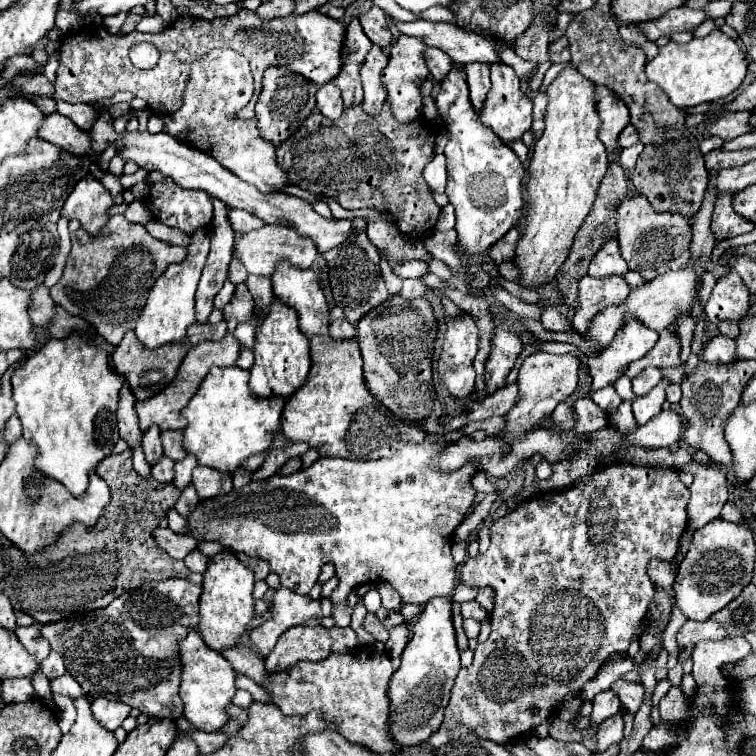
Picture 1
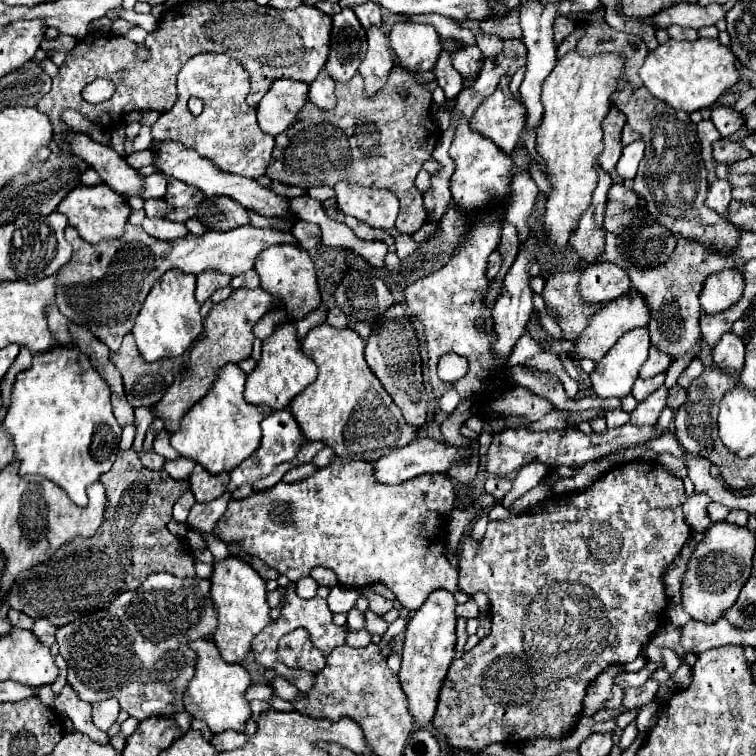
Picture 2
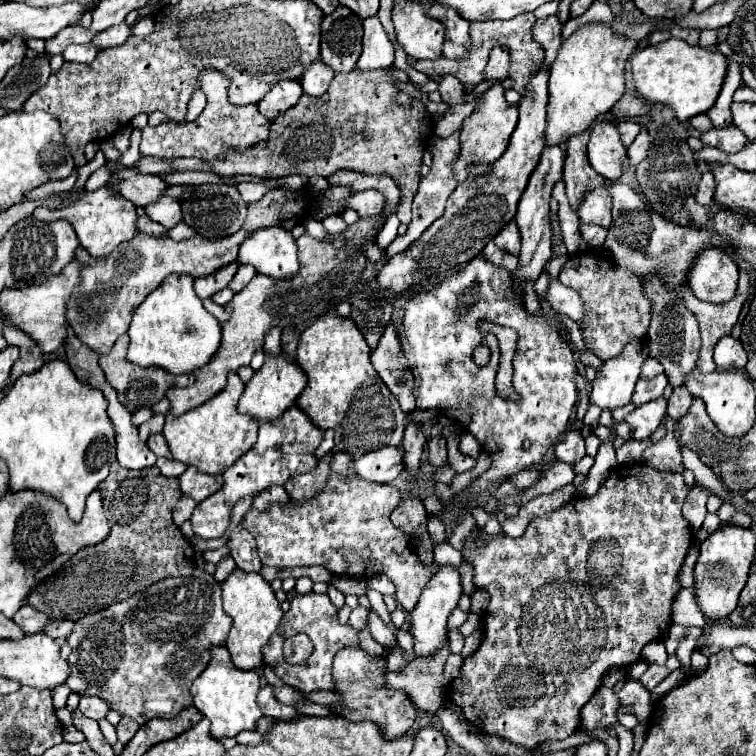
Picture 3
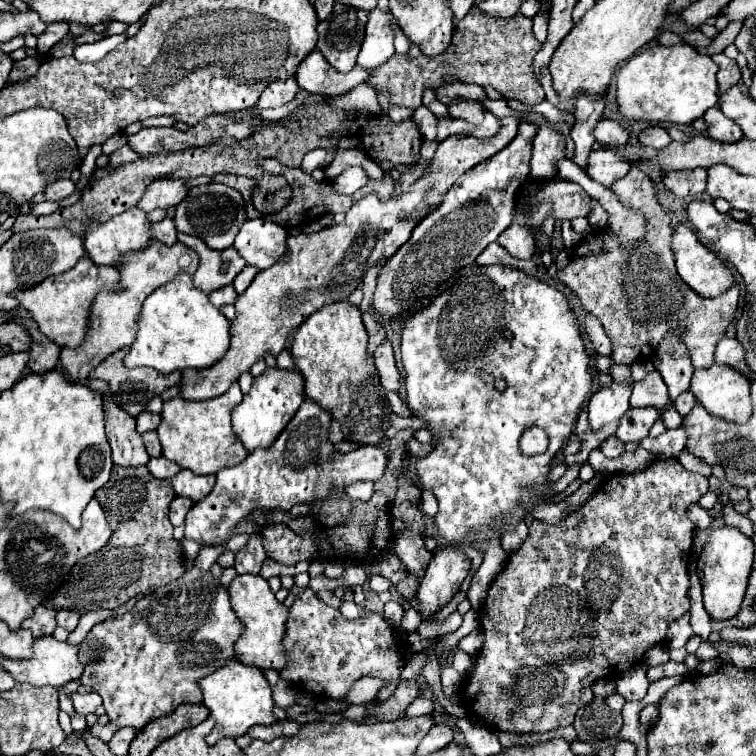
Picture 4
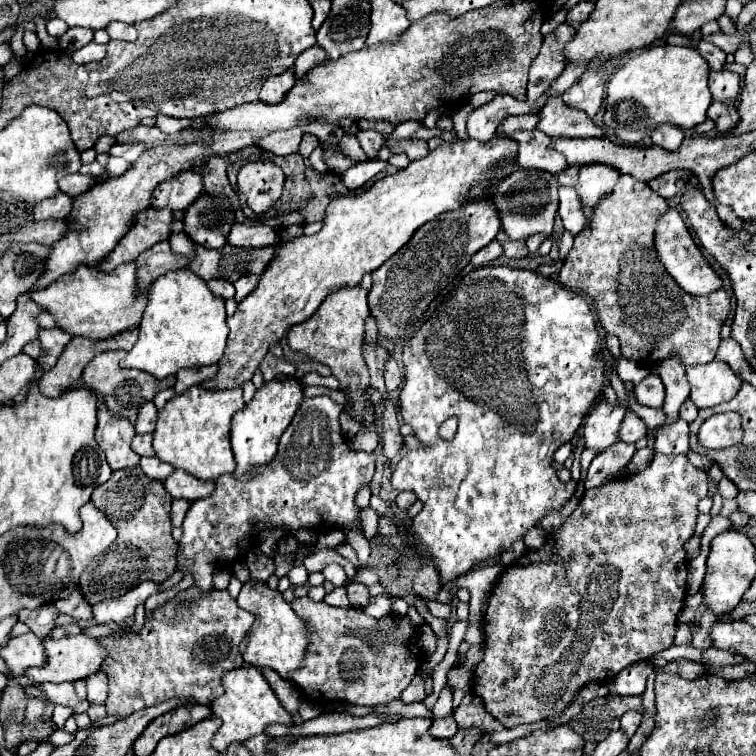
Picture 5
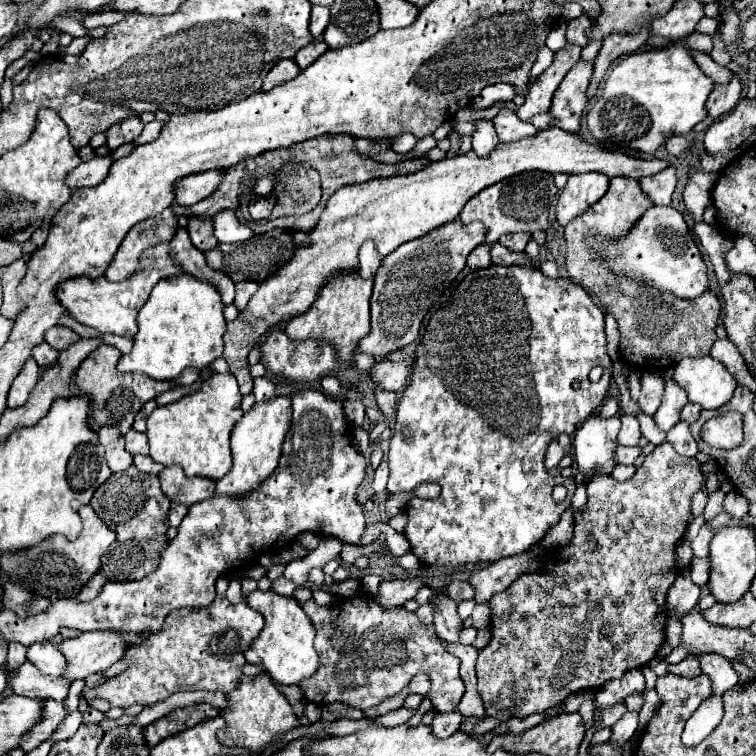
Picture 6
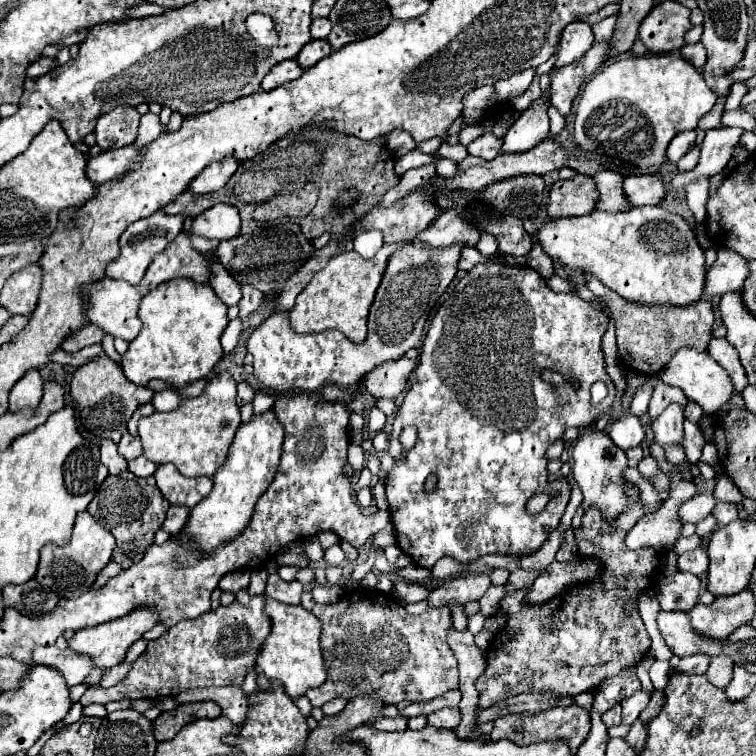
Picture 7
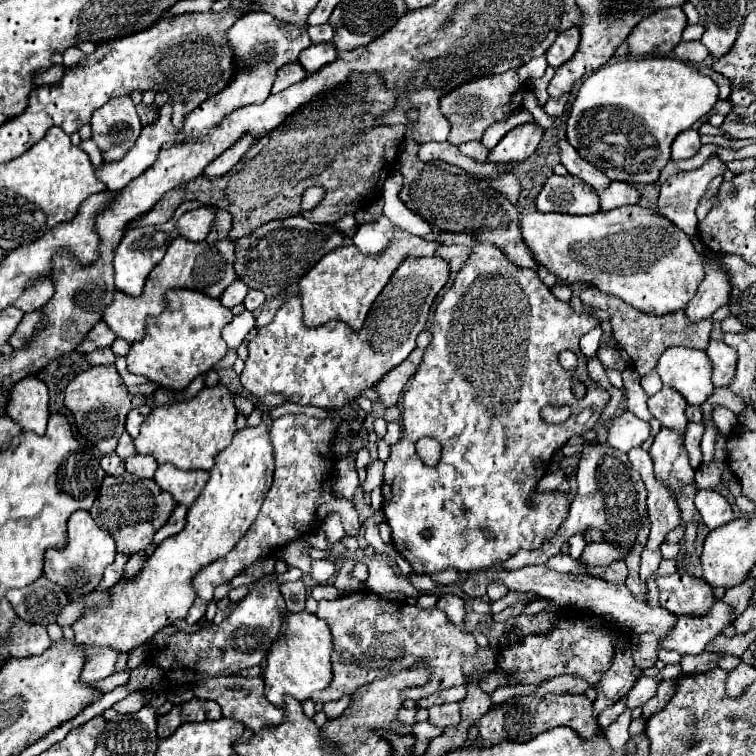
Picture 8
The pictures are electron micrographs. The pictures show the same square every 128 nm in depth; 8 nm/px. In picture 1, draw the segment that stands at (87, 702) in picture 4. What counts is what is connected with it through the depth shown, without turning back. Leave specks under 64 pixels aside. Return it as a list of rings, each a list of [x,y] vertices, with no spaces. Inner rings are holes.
[[[96,698],[96,700],[92,700],[92,712],[94,712],[94,718],[106,730],[114,732],[122,724],[122,720],[130,714],[130,708],[128,708],[128,704],[112,702],[106,698]]]

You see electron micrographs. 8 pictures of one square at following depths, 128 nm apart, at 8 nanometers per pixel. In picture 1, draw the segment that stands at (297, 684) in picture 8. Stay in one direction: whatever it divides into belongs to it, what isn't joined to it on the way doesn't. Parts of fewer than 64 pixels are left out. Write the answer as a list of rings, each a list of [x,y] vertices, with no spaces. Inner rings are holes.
[[[220,552],[210,558],[204,572],[202,596],[200,596],[200,636],[216,650],[224,652],[240,644],[240,638],[250,630],[250,622],[256,618],[254,612],[254,572],[246,568],[232,552]]]

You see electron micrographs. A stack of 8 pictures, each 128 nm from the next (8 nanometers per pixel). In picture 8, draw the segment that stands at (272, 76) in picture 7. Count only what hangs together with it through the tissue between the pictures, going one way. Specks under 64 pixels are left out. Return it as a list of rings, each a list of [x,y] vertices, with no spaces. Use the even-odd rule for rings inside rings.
[[[296,62],[296,64],[286,64],[284,68],[280,68],[280,76],[276,76],[276,84],[272,86],[272,92],[282,92],[286,88],[290,88],[292,84],[298,84],[306,78],[306,70]]]

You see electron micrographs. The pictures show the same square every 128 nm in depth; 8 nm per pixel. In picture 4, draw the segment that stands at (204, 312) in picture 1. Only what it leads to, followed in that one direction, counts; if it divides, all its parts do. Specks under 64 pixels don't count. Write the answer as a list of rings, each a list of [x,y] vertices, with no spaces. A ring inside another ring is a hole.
[[[178,234],[178,240],[198,254],[200,264],[198,264],[198,270],[194,272],[194,284],[206,294],[220,286],[232,284],[238,272],[244,270],[246,266],[244,258],[236,252],[234,246],[226,250],[212,250],[200,238],[188,236],[188,234]]]

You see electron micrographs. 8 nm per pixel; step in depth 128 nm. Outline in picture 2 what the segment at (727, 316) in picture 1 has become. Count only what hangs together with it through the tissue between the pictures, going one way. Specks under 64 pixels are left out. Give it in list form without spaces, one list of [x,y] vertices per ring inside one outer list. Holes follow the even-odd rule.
[[[730,268],[728,272],[710,274],[700,292],[700,306],[708,314],[722,312],[736,304],[736,298],[742,296],[744,278],[740,270]]]

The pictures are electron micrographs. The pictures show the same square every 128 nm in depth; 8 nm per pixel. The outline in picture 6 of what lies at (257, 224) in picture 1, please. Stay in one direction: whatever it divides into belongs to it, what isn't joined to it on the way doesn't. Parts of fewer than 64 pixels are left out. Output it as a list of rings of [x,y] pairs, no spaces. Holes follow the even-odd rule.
[[[190,218],[188,220],[188,234],[190,234],[190,240],[192,244],[206,252],[206,250],[212,250],[216,248],[218,240],[212,236],[212,224],[210,220],[202,220],[202,218]]]

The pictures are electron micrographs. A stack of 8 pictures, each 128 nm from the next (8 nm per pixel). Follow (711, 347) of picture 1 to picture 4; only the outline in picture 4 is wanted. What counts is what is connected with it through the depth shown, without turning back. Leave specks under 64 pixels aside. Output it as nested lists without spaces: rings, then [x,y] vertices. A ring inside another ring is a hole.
[[[722,338],[716,346],[716,364],[726,364],[738,372],[742,372],[746,378],[750,378],[750,368],[748,364],[744,362],[744,348],[742,344],[734,338]]]

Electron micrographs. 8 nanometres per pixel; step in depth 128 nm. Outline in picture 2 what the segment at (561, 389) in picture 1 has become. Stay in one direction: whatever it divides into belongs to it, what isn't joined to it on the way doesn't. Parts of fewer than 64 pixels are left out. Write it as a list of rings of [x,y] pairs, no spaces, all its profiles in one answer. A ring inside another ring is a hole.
[[[632,290],[630,294],[624,294],[616,300],[612,300],[612,304],[608,304],[608,308],[604,308],[604,312],[598,312],[590,320],[588,328],[584,330],[584,336],[580,340],[576,340],[576,354],[570,354],[570,356],[572,358],[590,358],[590,360],[598,362],[624,332],[628,332],[636,326],[648,326],[648,320],[650,320],[650,316],[648,316],[644,298],[640,296],[640,292]]]

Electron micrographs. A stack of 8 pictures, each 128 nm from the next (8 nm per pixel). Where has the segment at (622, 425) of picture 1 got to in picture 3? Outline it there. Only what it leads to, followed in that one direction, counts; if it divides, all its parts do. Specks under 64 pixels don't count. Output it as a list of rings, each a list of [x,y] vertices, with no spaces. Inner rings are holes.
[[[600,444],[600,450],[594,458],[594,466],[588,472],[588,478],[584,484],[578,486],[578,494],[582,498],[590,498],[598,492],[598,488],[604,484],[604,480],[608,478],[608,474],[618,466],[616,462],[616,454],[614,448],[610,444]]]

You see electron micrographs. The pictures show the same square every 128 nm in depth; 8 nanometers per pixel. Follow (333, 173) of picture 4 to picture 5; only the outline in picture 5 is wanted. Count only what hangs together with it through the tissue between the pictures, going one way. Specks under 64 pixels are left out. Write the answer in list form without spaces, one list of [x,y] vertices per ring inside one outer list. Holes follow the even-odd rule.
[[[344,136],[340,140],[340,146],[342,146],[342,154],[346,154],[346,156],[350,156],[354,160],[364,160],[366,158],[366,154],[362,152],[356,136]]]

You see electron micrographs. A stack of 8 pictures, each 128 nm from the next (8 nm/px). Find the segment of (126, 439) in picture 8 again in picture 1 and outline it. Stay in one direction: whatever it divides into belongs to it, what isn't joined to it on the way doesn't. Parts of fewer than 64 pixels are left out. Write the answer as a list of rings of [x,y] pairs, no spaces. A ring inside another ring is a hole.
[[[160,432],[160,440],[162,440],[164,456],[168,456],[172,460],[182,460],[186,456],[186,452],[182,448],[182,434],[180,432]]]

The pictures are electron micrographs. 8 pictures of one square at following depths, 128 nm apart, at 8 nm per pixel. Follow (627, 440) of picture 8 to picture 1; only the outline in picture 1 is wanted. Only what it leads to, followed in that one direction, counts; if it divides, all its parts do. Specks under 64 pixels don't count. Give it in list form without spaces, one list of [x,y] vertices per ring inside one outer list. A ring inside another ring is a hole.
[[[684,316],[678,322],[678,336],[681,342],[680,359],[686,362],[691,354],[691,340],[693,338],[696,320],[691,316]],[[662,378],[654,388],[652,392],[648,392],[646,396],[640,396],[632,402],[632,410],[634,410],[634,418],[638,424],[646,424],[650,418],[654,418],[656,414],[662,412],[662,404],[666,400],[664,396],[664,390],[668,388],[670,380]]]

